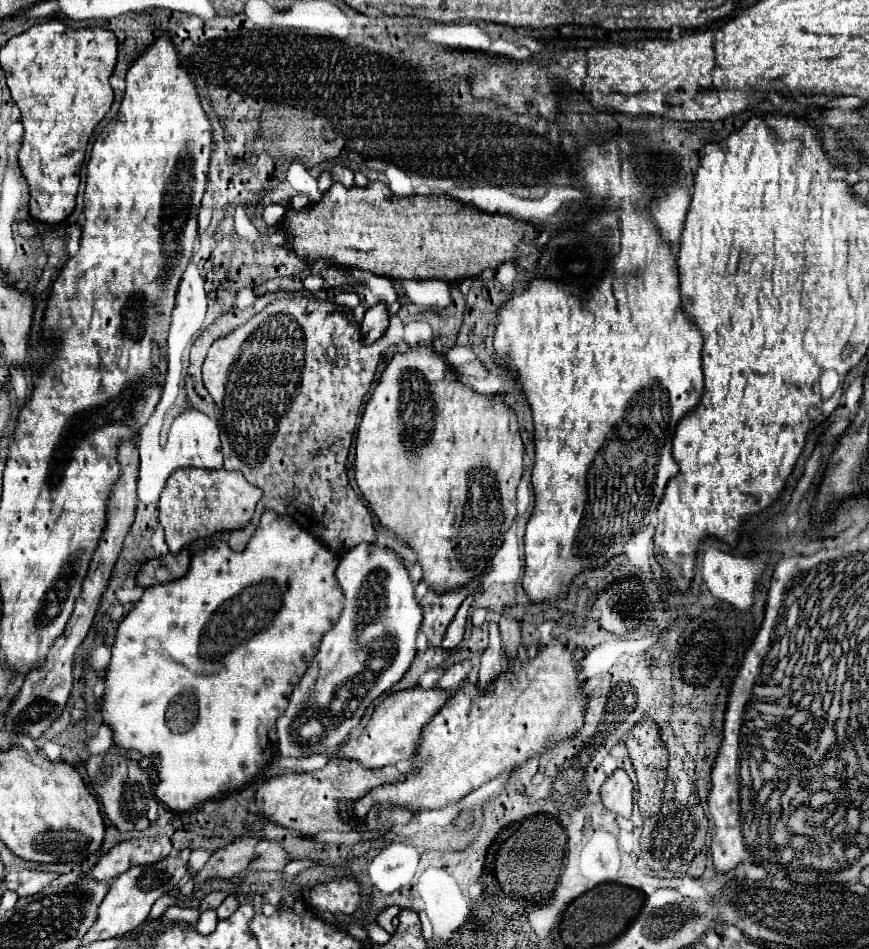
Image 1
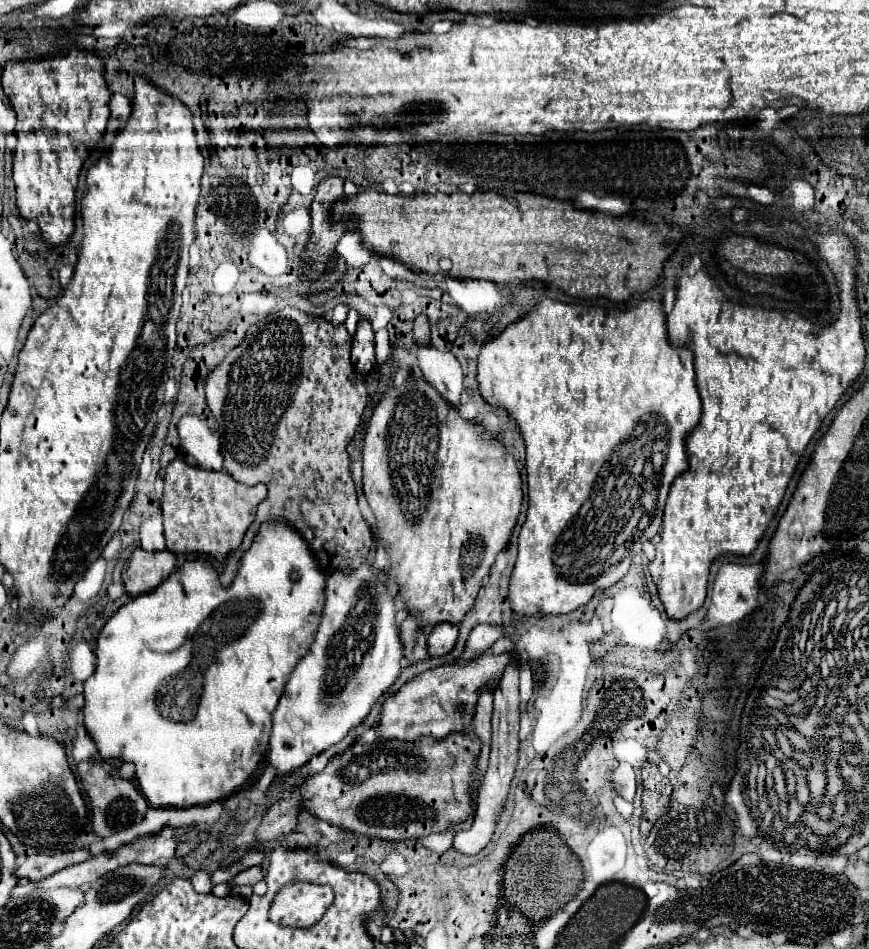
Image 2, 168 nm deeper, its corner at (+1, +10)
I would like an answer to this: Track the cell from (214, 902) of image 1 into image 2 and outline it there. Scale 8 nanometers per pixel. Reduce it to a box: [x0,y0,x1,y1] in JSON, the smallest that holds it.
[230,867,264,887]

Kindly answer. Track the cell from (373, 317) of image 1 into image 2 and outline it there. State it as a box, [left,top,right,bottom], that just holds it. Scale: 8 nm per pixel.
[352,319,374,375]

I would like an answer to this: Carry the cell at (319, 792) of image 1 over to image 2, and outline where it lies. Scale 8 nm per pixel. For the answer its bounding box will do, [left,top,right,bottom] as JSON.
[304,733,480,841]

